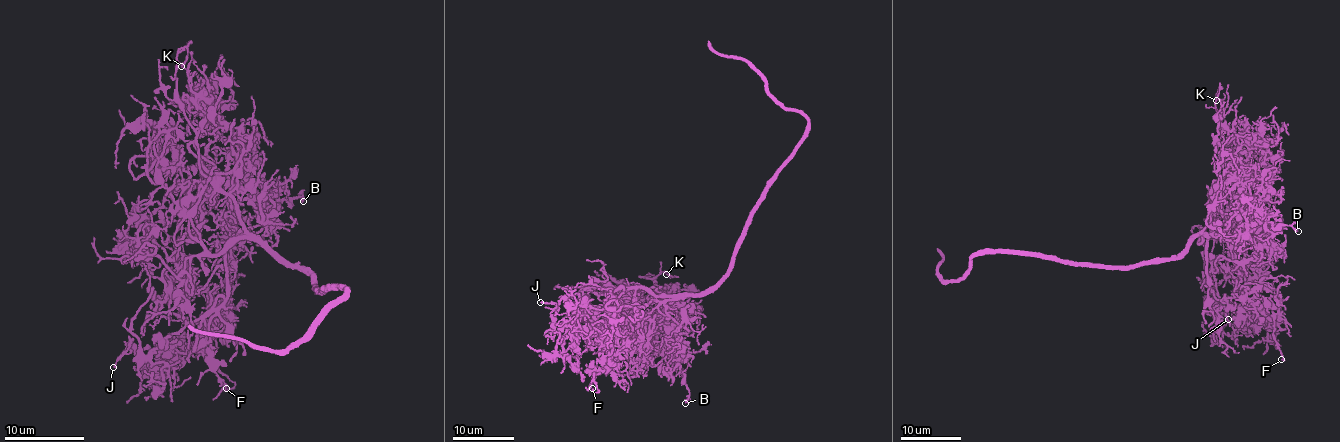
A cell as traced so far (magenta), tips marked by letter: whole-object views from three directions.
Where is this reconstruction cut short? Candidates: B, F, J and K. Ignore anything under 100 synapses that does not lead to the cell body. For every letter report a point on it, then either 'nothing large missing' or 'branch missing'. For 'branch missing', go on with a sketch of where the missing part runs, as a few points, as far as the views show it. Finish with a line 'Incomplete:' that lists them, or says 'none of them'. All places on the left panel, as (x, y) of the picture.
B: at (303, 201); nothing large missing
F: at (226, 388); nothing large missing
J: at (113, 367); nothing large missing
K: at (181, 66); nothing large missing
Incomplete: none of them

